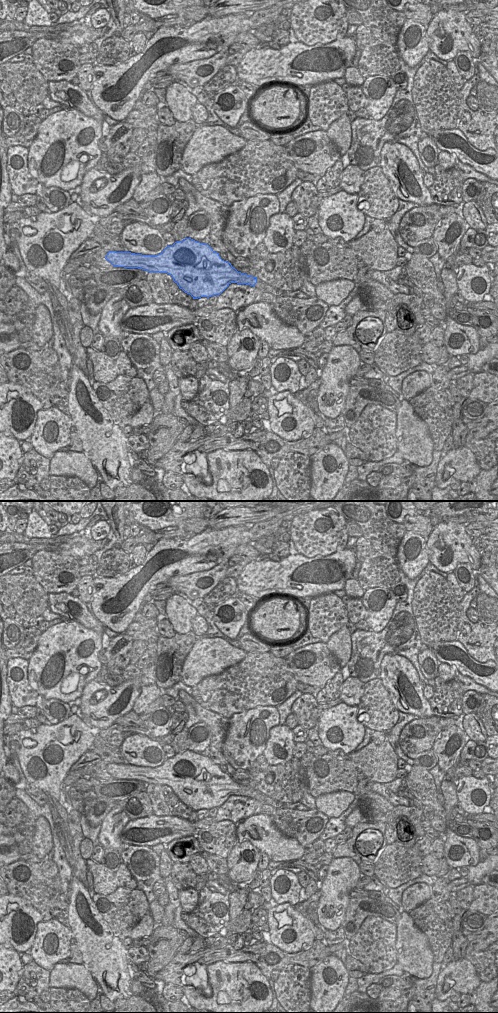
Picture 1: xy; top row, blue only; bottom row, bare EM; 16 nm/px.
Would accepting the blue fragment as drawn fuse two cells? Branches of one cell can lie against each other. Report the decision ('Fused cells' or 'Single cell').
Single cell

